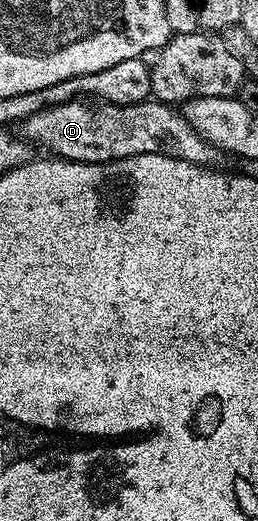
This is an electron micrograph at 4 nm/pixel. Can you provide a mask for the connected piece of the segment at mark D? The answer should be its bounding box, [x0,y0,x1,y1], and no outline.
[21,99,221,167]

